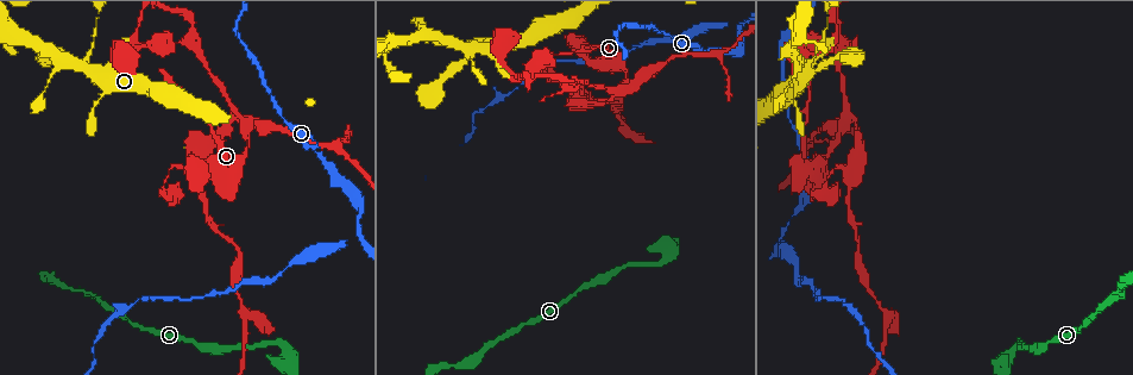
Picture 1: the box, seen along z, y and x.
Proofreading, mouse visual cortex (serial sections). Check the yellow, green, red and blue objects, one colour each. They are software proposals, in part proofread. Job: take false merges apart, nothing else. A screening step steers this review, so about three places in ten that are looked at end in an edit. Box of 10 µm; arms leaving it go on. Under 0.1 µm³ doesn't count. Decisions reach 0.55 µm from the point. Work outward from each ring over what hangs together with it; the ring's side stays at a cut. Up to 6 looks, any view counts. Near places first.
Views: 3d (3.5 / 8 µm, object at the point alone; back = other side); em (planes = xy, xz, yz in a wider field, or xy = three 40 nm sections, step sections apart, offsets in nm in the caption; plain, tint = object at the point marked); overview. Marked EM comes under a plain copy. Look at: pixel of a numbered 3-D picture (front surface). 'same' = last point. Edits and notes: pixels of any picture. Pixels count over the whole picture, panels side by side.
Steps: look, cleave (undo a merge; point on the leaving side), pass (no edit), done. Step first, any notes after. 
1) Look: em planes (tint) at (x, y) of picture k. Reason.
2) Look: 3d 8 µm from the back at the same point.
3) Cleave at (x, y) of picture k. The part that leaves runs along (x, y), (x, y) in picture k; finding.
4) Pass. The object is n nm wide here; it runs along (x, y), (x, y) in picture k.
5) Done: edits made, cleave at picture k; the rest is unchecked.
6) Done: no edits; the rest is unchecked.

Look: 3d 3.5 µm at (781, 237) of picture 1. Narrows sharply.

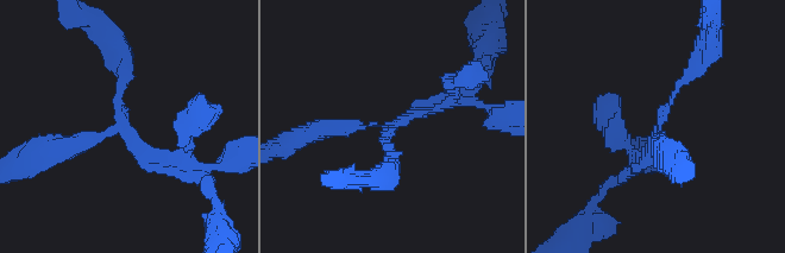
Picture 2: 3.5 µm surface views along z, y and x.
Look: em xy step 1 (tint) at (656, 130) of picture 2. Now the EM.

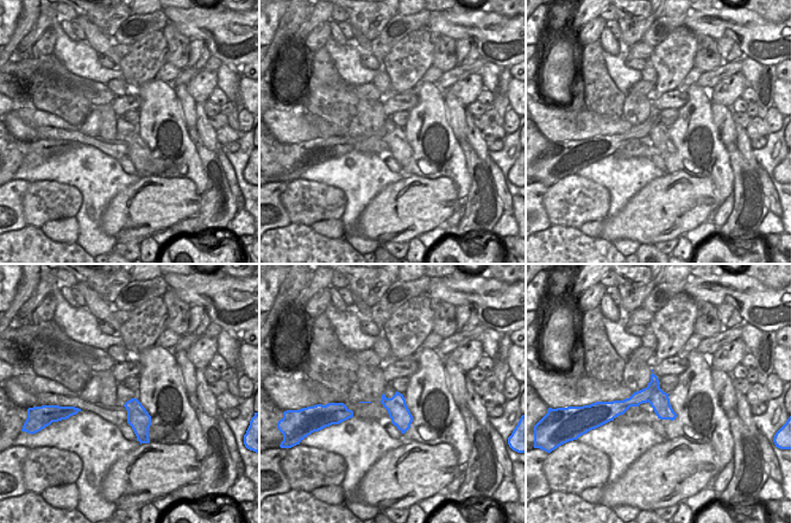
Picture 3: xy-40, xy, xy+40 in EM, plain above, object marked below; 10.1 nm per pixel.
Cleave at (344, 122) of picture 2. The part that leaves runs along (380, 126), (314, 128), (291, 141) in picture 2; a second cell is stuck on.

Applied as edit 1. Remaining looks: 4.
Look: 3d 8 µm at (240, 119) of picture 1. Abrupt turn.

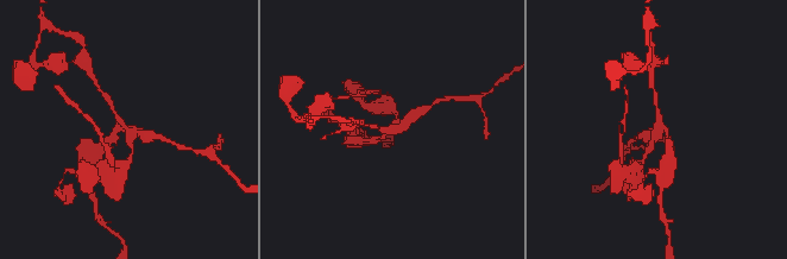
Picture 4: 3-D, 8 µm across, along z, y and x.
Look: em xy step 5 (tint) at the same point. 4 arms meet here; the arms are 150, 150, 200, 300 nm wide.

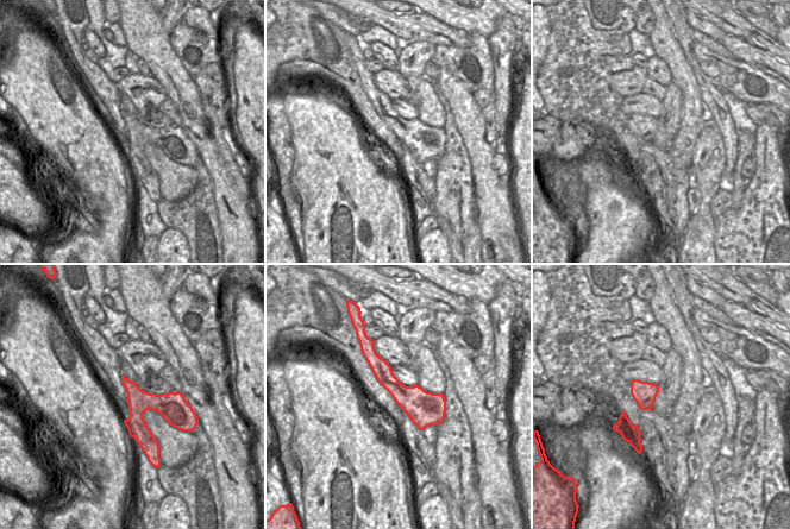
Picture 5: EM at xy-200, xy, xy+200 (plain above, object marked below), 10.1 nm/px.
Pass. One cell here.

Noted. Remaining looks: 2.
Look: 3d 3.5 µm at (581, 94) of picture 1. Sharp bend.

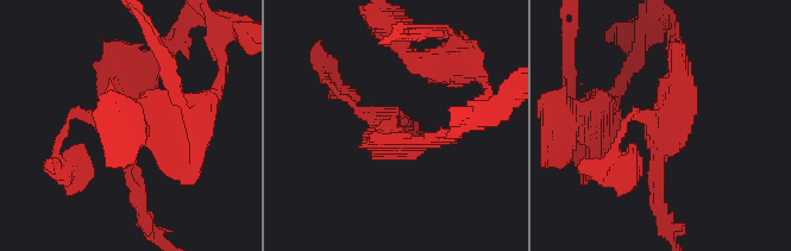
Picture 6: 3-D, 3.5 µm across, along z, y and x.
Look: em xy step 2 (tint) at (668, 133) of picture 6. Shape alone is not enough.

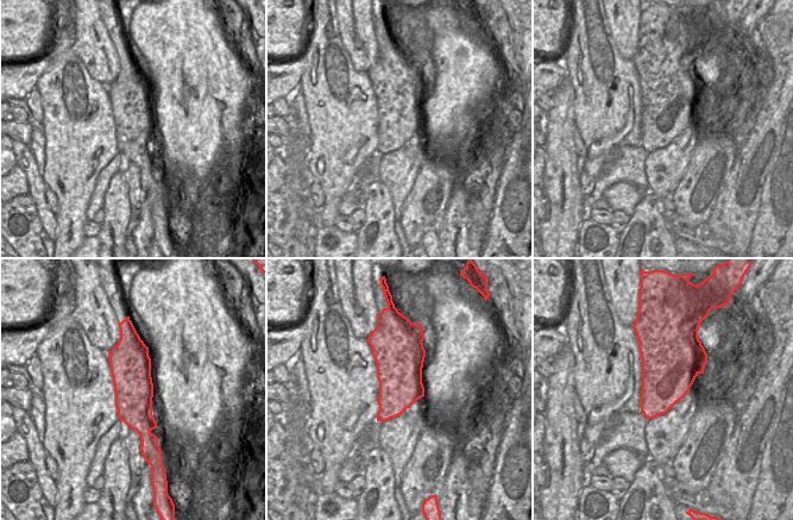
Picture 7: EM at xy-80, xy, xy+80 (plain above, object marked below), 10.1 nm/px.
Pass. All the same cell.

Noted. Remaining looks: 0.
Done: edits made, cleave at picture 2; the rest is unchecked.

